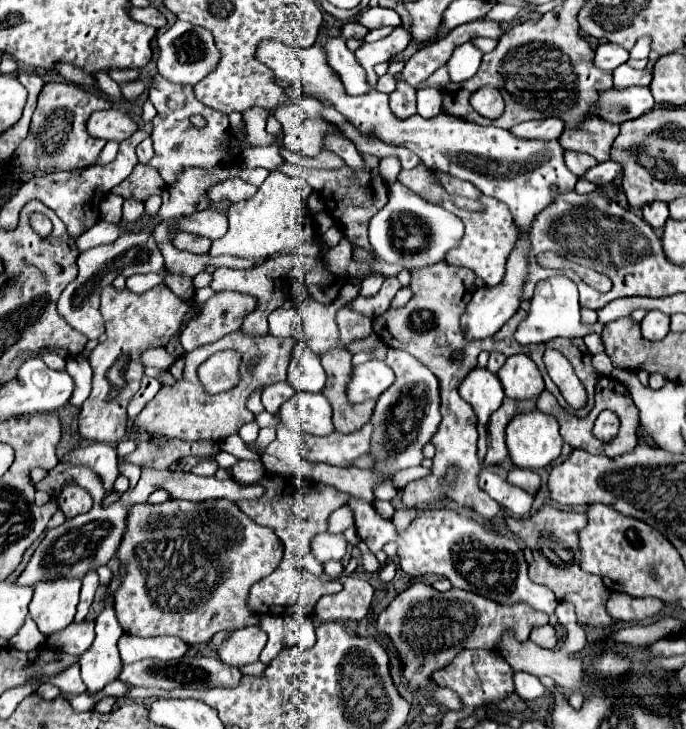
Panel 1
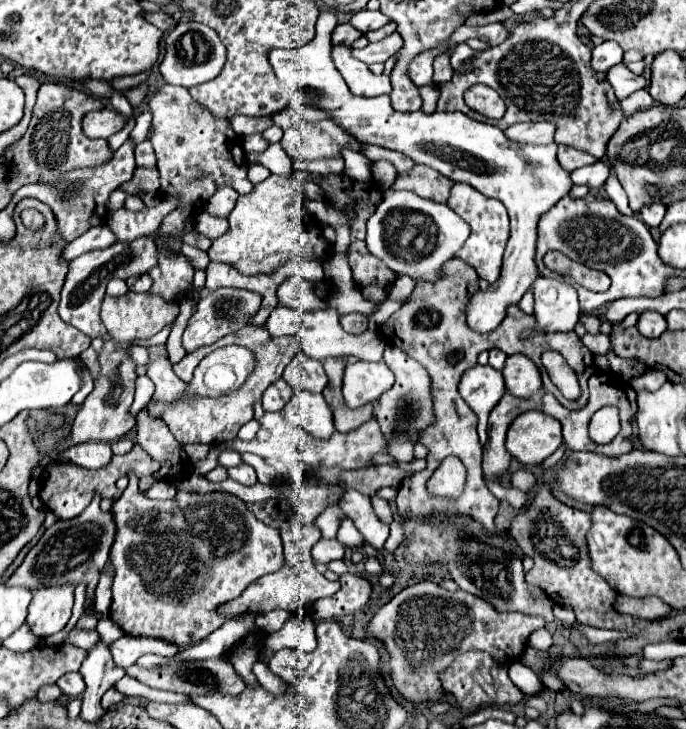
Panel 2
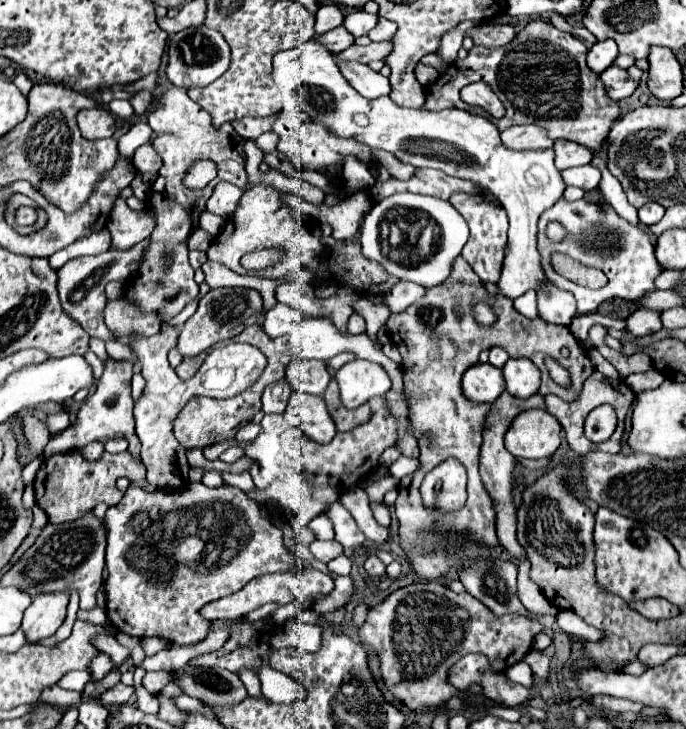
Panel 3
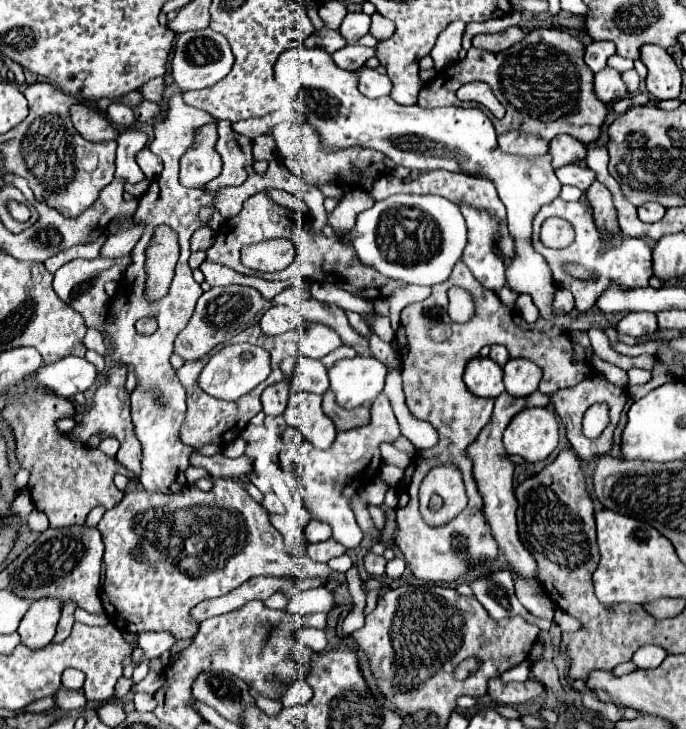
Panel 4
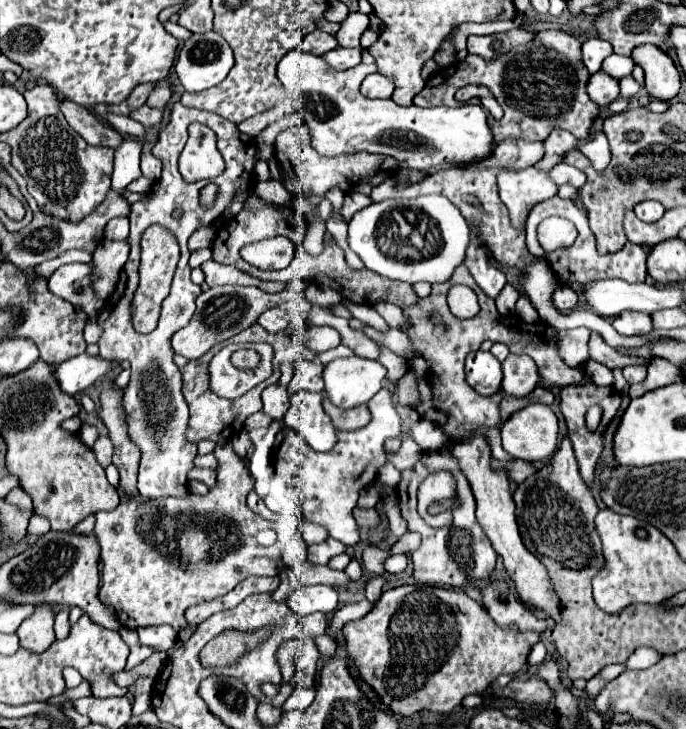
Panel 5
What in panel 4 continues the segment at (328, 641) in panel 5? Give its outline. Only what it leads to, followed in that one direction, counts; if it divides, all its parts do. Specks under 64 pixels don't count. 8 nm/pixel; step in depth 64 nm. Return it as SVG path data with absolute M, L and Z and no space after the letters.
M302 626L302 628L296 632L296 640L298 640L302 646L312 648L314 652L324 652L324 650L328 650L328 638L326 638L324 630L314 630L314 628Z

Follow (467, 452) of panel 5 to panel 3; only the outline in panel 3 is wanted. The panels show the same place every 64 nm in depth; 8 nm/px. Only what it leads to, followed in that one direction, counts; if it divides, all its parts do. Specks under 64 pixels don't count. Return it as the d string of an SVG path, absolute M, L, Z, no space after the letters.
M502 392L500 398L492 404L492 410L486 418L486 426L482 432L482 446L480 446L480 478L484 482L488 496L492 498L492 508L496 514L496 534L498 534L502 548L508 550L518 562L526 560L526 552L516 540L516 506L514 506L514 498L512 498L512 470L514 470L516 460L504 448L504 434L506 434L508 426L512 424L512 420L520 412L530 410L530 408L544 408L544 396L534 394L526 400L520 400L520 398L510 396L508 392Z

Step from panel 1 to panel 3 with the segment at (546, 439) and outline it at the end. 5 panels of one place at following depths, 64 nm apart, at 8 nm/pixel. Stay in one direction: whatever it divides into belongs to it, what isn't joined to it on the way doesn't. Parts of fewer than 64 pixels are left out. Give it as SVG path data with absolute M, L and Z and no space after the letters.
M524 410L506 432L506 450L516 458L548 458L560 446L560 430L560 422L548 410Z

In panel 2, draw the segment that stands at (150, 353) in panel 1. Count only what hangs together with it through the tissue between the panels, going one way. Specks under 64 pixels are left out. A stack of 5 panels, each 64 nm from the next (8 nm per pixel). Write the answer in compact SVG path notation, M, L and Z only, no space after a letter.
M135 340L129 350L127 351L128 356L135 362L137 365L146 365L149 360L149 352L147 347L138 344L138 341Z

